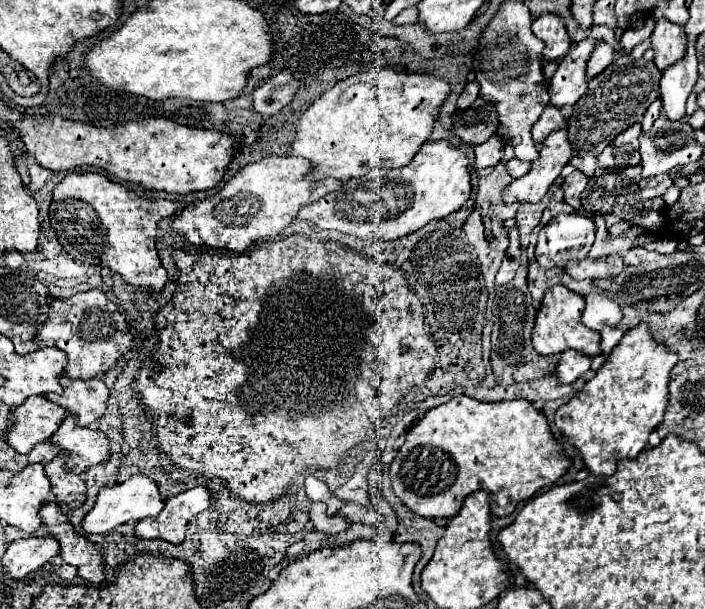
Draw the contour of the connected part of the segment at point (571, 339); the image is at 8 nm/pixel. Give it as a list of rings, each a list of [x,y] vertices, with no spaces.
[[[554,285],[552,289],[548,289],[544,293],[544,299],[542,299],[540,309],[536,313],[536,323],[534,323],[534,329],[532,329],[532,345],[534,345],[534,349],[544,357],[558,355],[558,353],[564,353],[568,349],[582,351],[588,357],[600,355],[602,353],[602,349],[600,349],[600,333],[588,329],[582,323],[582,313],[584,313],[584,297],[582,295],[570,291],[564,285]]]

